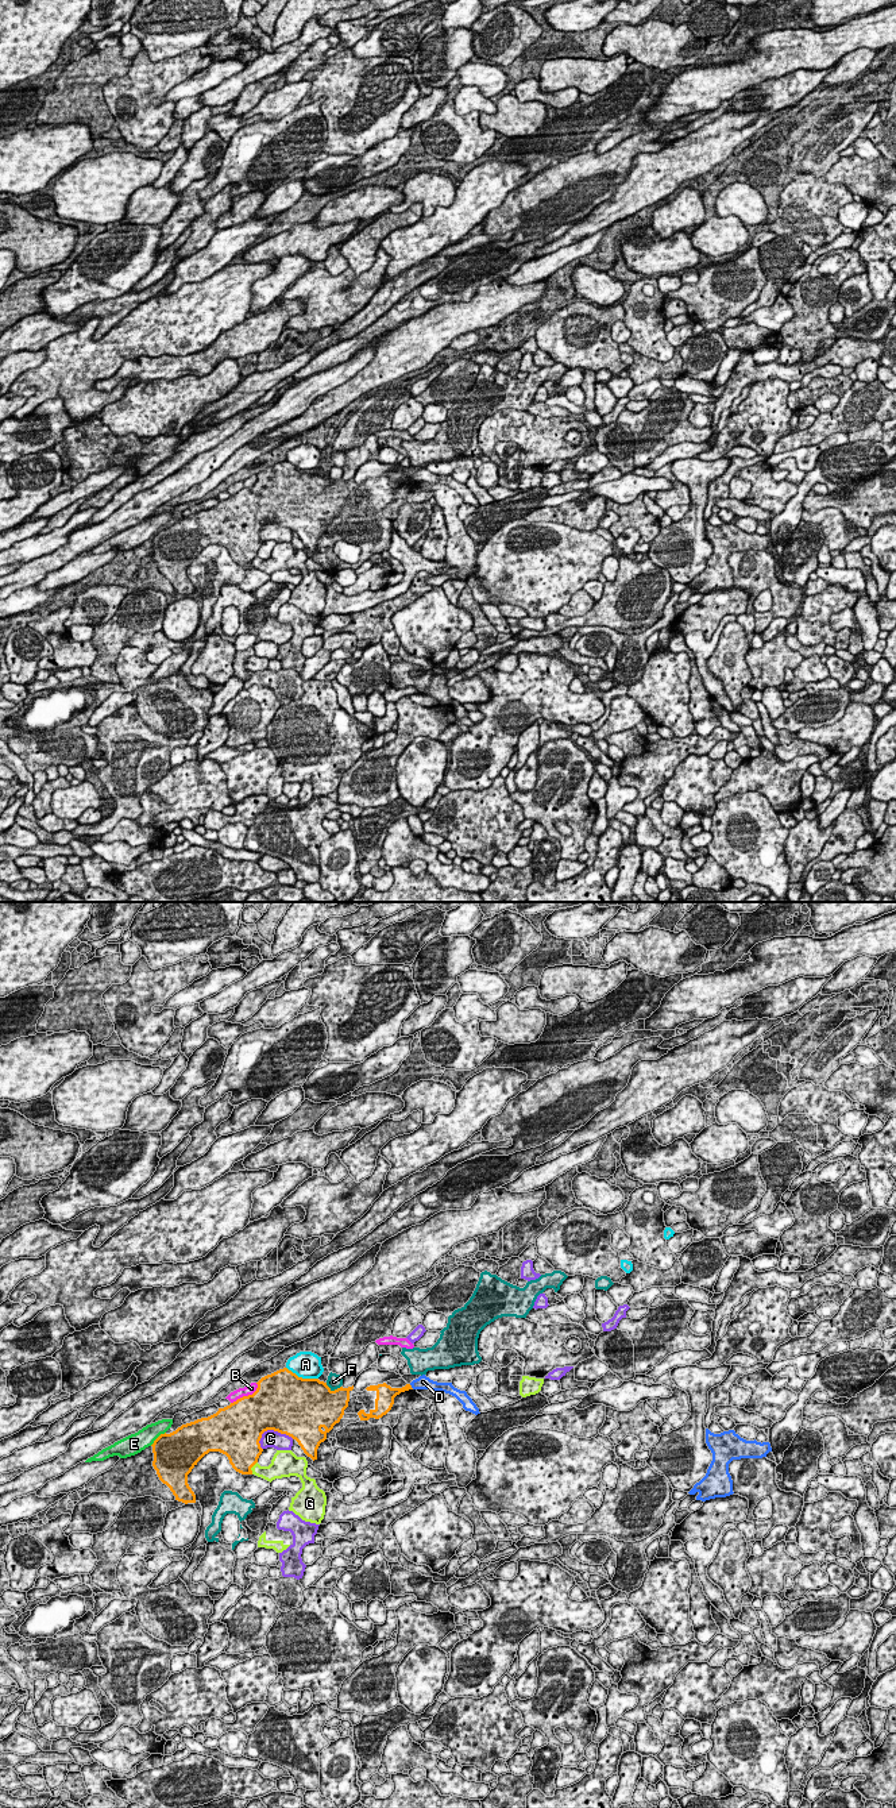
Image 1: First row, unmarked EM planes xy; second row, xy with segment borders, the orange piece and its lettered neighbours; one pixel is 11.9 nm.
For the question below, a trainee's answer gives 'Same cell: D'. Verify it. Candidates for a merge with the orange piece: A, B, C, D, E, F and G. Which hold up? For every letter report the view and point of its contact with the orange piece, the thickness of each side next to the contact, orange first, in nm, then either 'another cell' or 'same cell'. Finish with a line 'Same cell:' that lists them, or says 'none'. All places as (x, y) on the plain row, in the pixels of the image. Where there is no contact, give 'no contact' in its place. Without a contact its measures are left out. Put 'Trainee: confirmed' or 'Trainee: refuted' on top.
Trainee: refuted
A: meets orange in xy at (301, 470); 500 nm thick on the orange side, 320 nm on the other; another cell
B: meets orange in xy at (246, 489); 500 nm thick on the orange side, 120 nm on the other; another cell
C: meets orange in xy at (273, 521); 550 nm thick on the orange side, 220 nm on the other; another cell
D: meets orange in xy at (410, 480); 130 nm thick on the orange side, 160 nm on the other; another cell
E: meets orange in xy at (157, 531); 460 nm thick on the orange side, 240 nm on the other; another cell
F: meets orange in xy at (335, 482); 440 nm thick on the orange side, 170 nm on the other; another cell
G: meets orange in xy at (251, 559); 420 nm thick on the orange side, 190 nm on the other; another cell
Same cell: none

